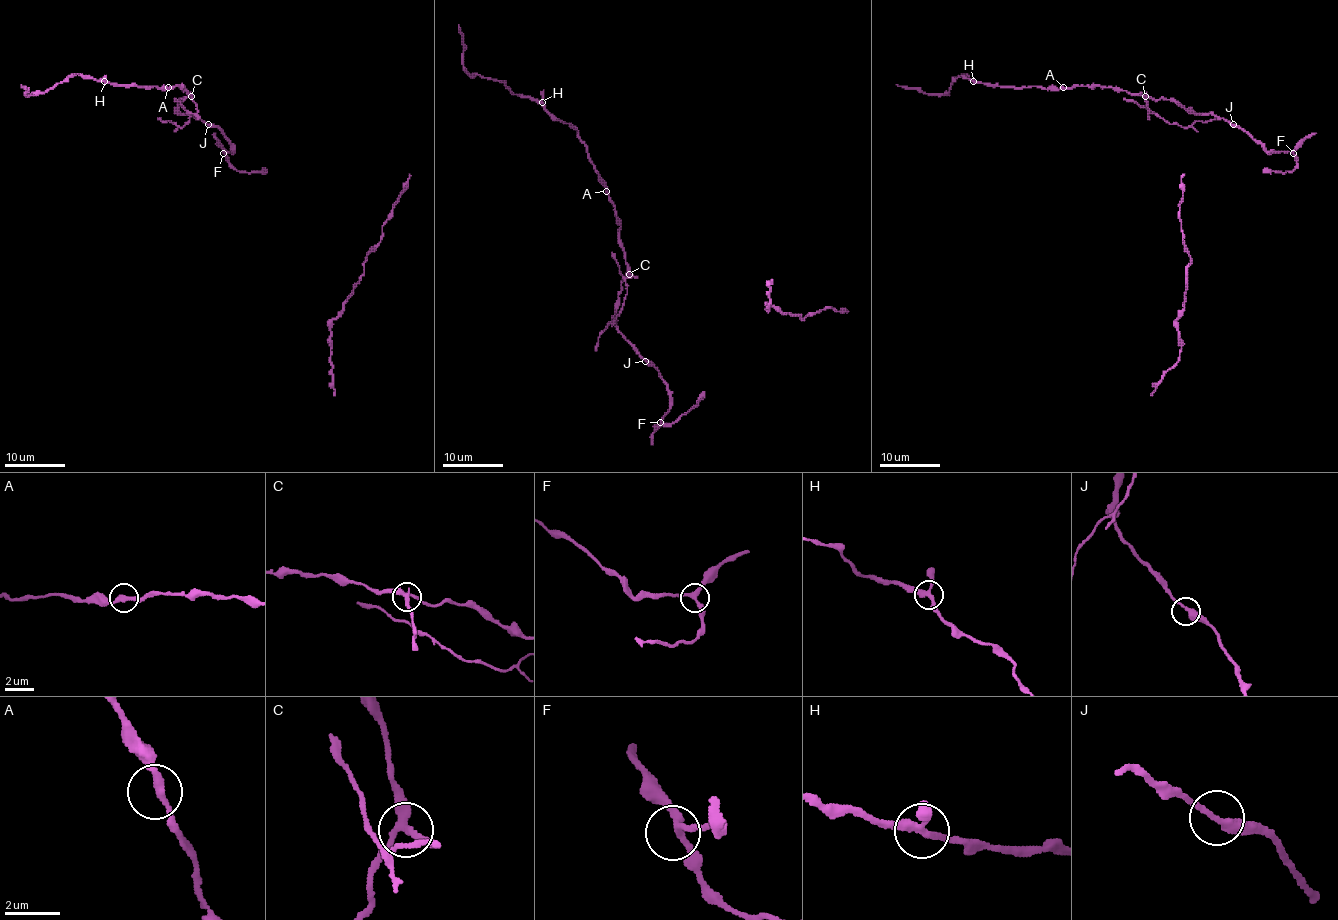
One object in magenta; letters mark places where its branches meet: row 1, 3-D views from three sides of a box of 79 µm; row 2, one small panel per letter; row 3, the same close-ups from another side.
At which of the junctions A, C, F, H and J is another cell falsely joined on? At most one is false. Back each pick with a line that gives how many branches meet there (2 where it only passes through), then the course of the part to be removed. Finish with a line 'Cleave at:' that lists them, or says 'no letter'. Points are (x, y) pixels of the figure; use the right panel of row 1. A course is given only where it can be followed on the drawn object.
C: branches 3; course (1145, 97), (1148, 113), (1157, 113), (1183, 127), (1196, 121), (1222, 118)
Cleave at: C

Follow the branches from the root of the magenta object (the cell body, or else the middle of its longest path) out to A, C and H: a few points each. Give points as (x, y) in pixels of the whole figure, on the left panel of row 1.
A: (208, 125), (200, 118), (179, 113), (180, 100), (189, 95), (183, 86), (168, 87)
C: (208, 125), (200, 118), (179, 113), (180, 100), (191, 97)
H: (208, 125), (200, 118), (179, 113), (180, 100), (189, 95), (183, 86), (161, 89), (104, 81)

